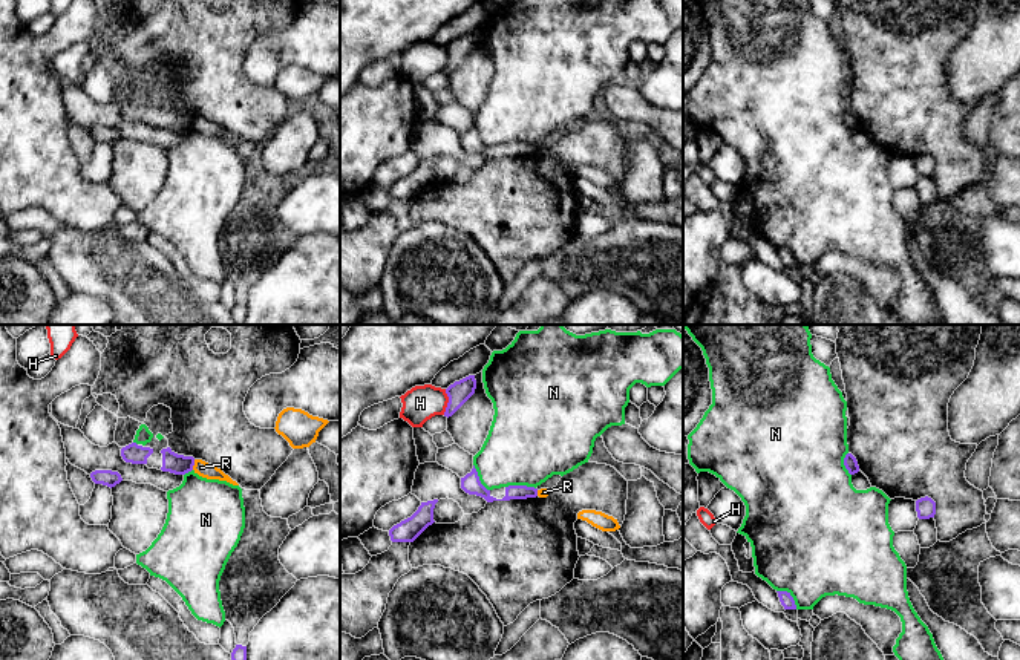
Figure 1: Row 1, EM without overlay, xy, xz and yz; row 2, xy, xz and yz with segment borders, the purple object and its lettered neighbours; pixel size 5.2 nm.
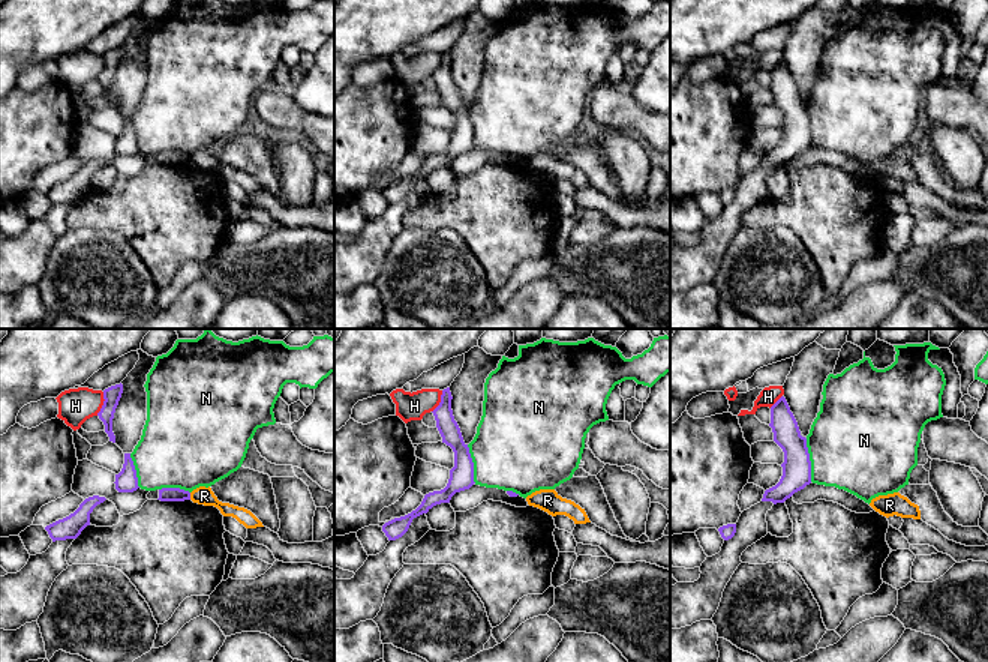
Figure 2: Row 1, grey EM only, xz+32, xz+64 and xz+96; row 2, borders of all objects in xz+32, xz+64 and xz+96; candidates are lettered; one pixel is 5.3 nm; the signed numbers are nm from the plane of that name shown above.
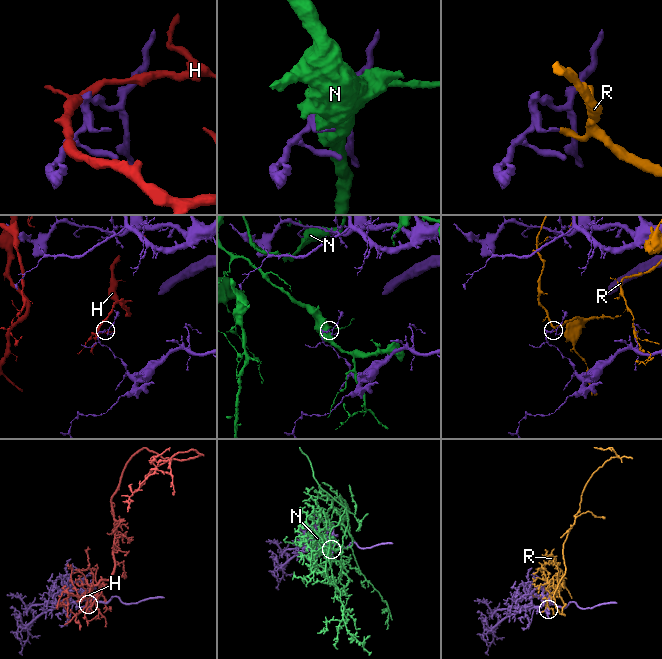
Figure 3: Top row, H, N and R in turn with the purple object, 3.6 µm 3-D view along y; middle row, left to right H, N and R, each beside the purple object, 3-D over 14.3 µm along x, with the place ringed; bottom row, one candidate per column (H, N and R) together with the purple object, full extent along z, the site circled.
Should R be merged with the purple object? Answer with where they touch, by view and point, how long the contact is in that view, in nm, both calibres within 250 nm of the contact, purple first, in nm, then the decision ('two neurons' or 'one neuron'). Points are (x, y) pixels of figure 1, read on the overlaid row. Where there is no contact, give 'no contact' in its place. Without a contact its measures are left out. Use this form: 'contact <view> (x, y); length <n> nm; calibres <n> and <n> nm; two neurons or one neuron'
contact xy (193, 464); length 60 nm; calibres 110 and 80 nm; two neurons

